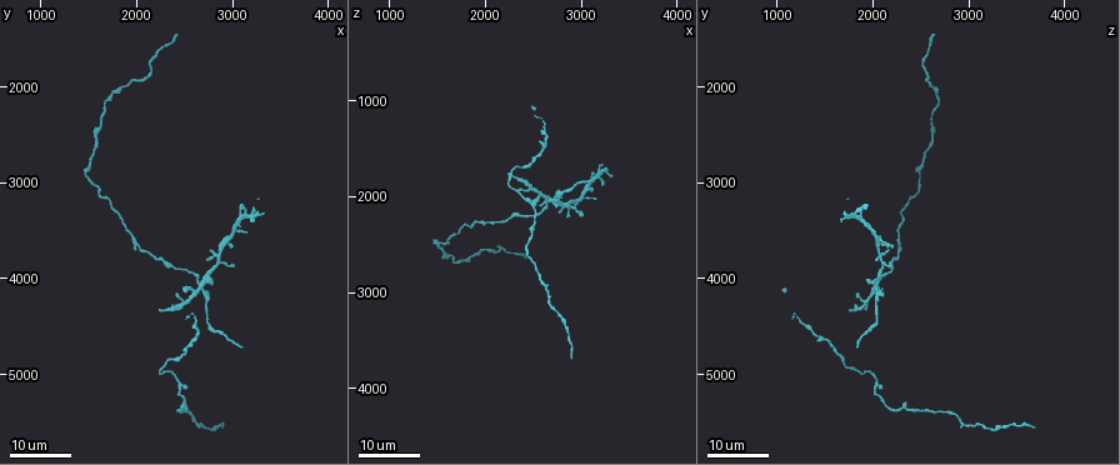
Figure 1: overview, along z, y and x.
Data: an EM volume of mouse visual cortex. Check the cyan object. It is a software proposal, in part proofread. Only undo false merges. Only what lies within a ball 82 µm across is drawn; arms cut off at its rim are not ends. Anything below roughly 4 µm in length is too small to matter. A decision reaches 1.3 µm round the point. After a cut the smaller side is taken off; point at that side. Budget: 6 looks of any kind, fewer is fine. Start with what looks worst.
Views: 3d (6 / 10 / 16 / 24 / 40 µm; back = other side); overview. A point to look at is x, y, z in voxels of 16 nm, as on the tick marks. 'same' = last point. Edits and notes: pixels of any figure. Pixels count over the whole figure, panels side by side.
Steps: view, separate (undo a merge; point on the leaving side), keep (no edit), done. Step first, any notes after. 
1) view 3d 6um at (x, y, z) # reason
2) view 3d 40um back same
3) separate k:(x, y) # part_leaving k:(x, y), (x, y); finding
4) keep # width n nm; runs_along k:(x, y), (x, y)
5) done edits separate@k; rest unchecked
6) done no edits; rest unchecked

view 3d 16um at (2680, 4080, 2060) # four arms meet

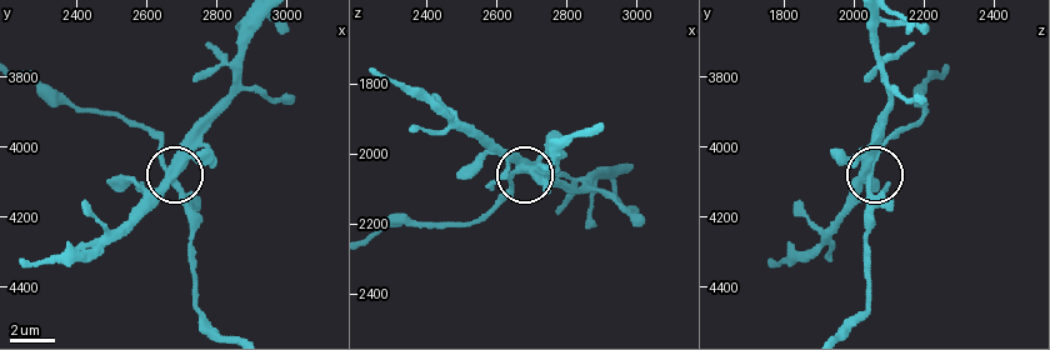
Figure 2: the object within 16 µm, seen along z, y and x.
view 3d 6um same # zoom in

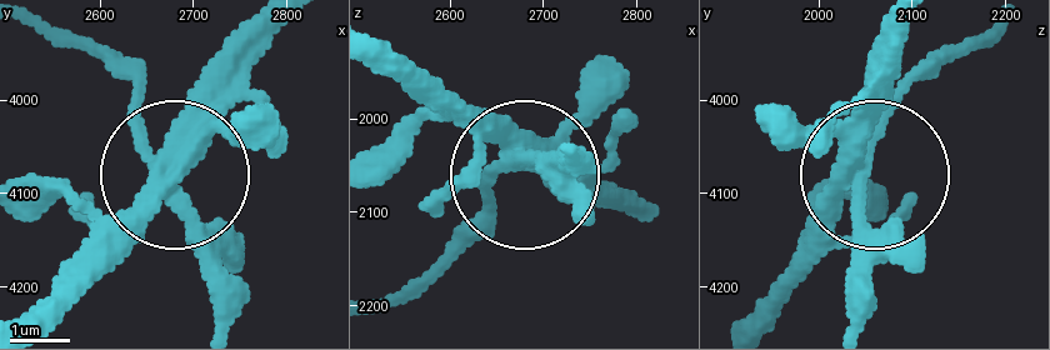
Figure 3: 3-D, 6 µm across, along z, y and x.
keep # side_arm 22 um; one neuron here

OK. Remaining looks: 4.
view 3d 24um at (2020, 3700, 2300) # two arms in line, one across

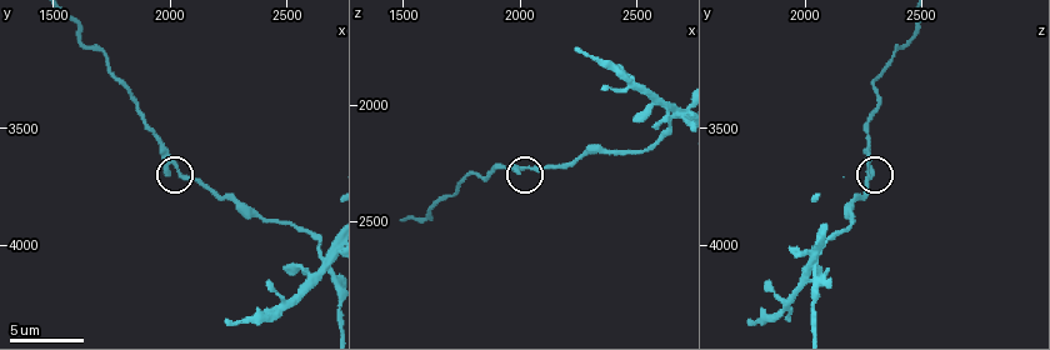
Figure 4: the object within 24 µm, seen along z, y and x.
view 3d 6um at (2030, 3680, 2270)

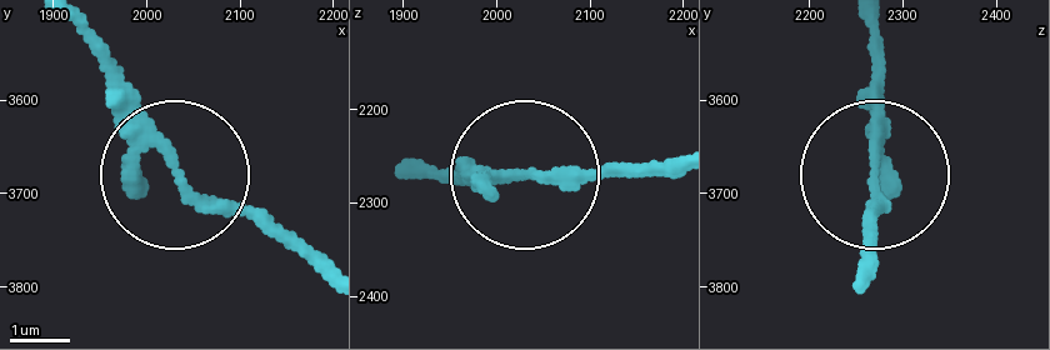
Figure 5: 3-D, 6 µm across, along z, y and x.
keep # width 180 nm; runs_along 5:(678, 159), (573, 179), (414, 179); one neuron here

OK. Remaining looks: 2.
view 3d 16um at (1460, 2900, 2520)

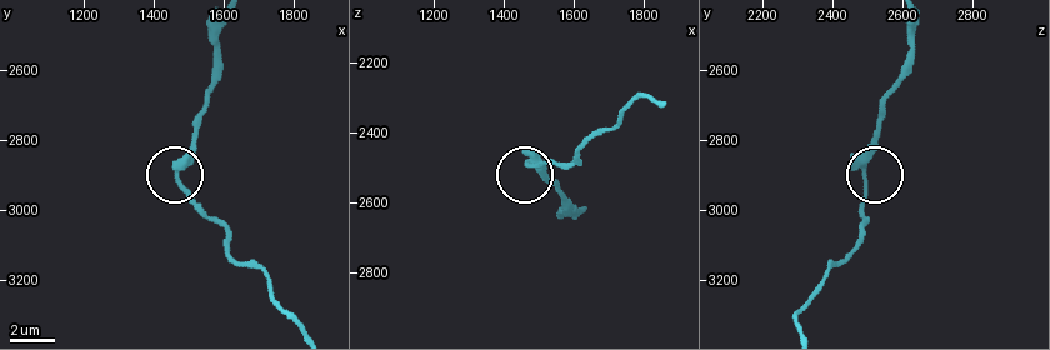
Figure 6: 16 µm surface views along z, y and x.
view 3d 10um at (1470, 2910, 2500)

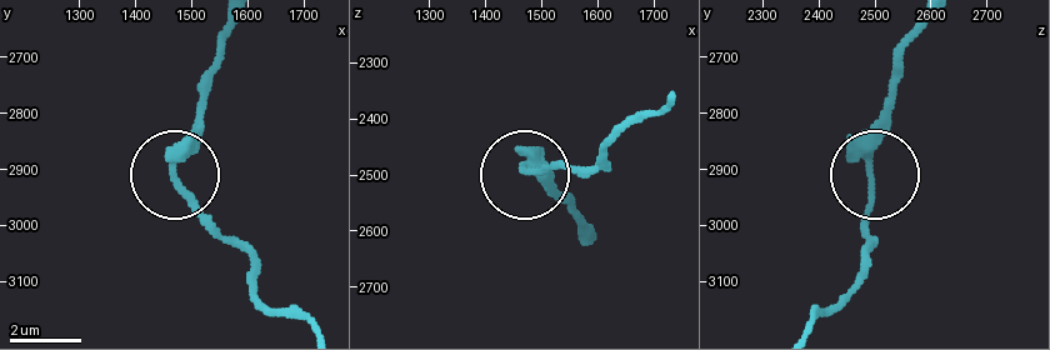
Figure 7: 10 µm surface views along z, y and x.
keep # runs_along 7:(808, 329), (846, 293), (864, 258), (883, 99); all the same neuron

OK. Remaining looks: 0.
done no edits; rest unchecked

